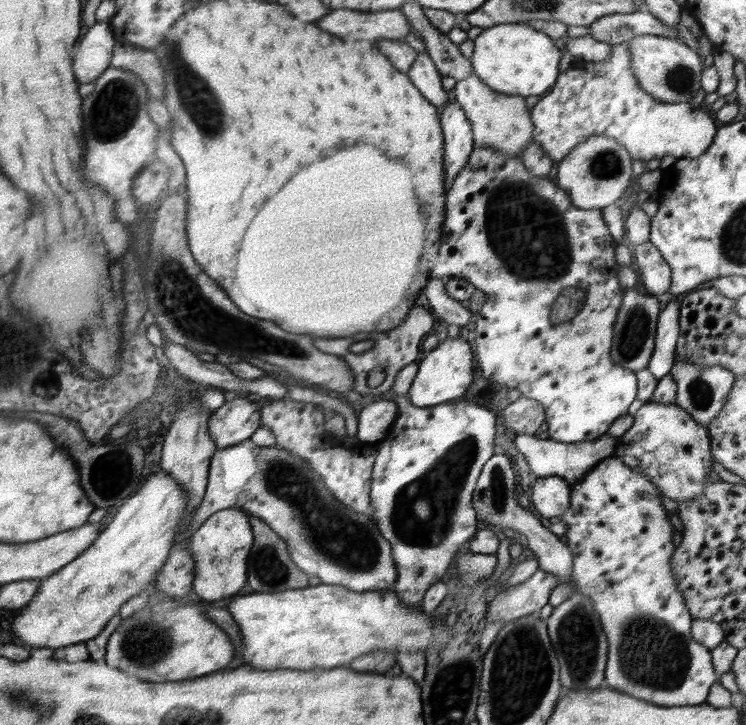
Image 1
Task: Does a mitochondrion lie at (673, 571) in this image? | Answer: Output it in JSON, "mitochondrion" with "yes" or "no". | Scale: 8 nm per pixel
{"mitochondrion":"no"}

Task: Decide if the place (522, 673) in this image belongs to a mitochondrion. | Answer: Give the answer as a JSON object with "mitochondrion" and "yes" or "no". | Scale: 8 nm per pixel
{"mitochondrion":"yes"}

